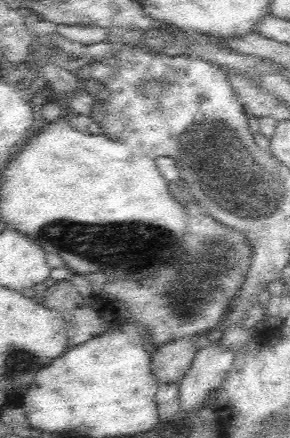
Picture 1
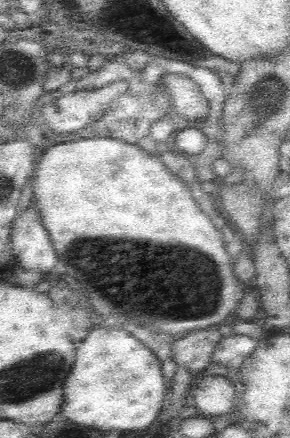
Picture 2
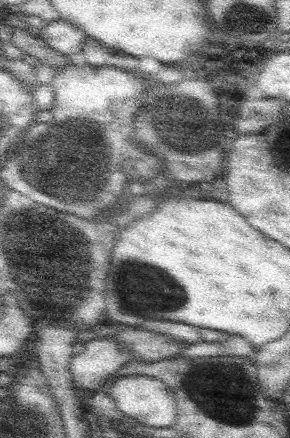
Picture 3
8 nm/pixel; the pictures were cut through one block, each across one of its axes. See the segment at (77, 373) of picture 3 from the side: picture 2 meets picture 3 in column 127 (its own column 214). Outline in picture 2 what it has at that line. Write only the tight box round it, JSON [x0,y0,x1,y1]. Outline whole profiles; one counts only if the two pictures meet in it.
[212,336,258,370]

